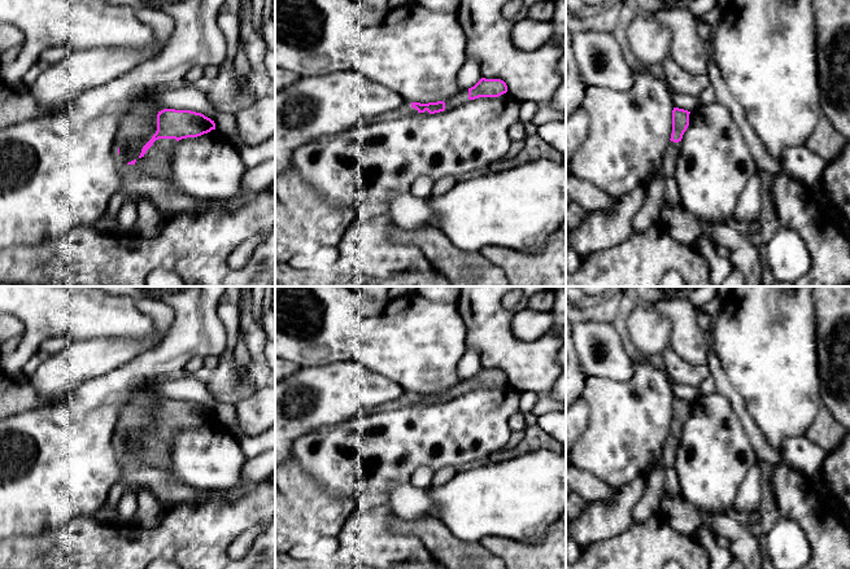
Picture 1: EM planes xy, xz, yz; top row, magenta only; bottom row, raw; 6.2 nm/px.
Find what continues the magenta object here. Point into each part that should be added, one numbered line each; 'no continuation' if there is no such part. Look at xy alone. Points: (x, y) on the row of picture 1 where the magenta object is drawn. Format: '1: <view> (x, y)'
1: xy (156, 162)

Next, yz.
1: yz (670, 158)

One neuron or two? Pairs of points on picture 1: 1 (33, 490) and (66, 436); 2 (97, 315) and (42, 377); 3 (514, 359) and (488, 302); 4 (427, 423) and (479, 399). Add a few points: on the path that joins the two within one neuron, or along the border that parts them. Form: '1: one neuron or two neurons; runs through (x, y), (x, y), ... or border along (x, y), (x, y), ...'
1: one neuron; runs through (38, 477), (65, 449)
2: two neurons; border along (105, 337), (73, 338), (70, 341)
3: one neuron; runs through (500, 345), (489, 333), (488, 316)
4: one neuron; runs through (440, 423), (456, 423), (466, 412)

